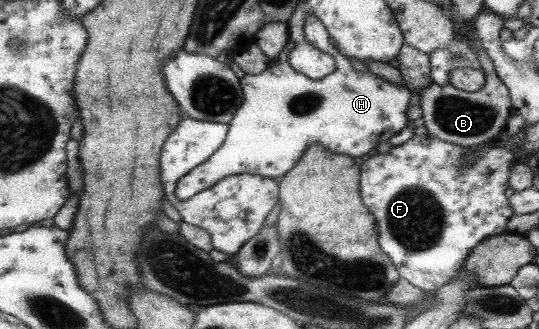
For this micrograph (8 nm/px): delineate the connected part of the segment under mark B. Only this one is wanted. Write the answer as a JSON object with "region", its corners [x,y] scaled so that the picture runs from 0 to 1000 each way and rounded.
{"region":[[[904,210],[904,252],[900,246],[889,277],[865,280],[835,252],[800,252],[792,271],[777,283],[774,307],[796,410],[861,447],[883,444],[918,416],[933,395],[937,365],[952,340],[941,261],[918,228],[915,210]]]}

